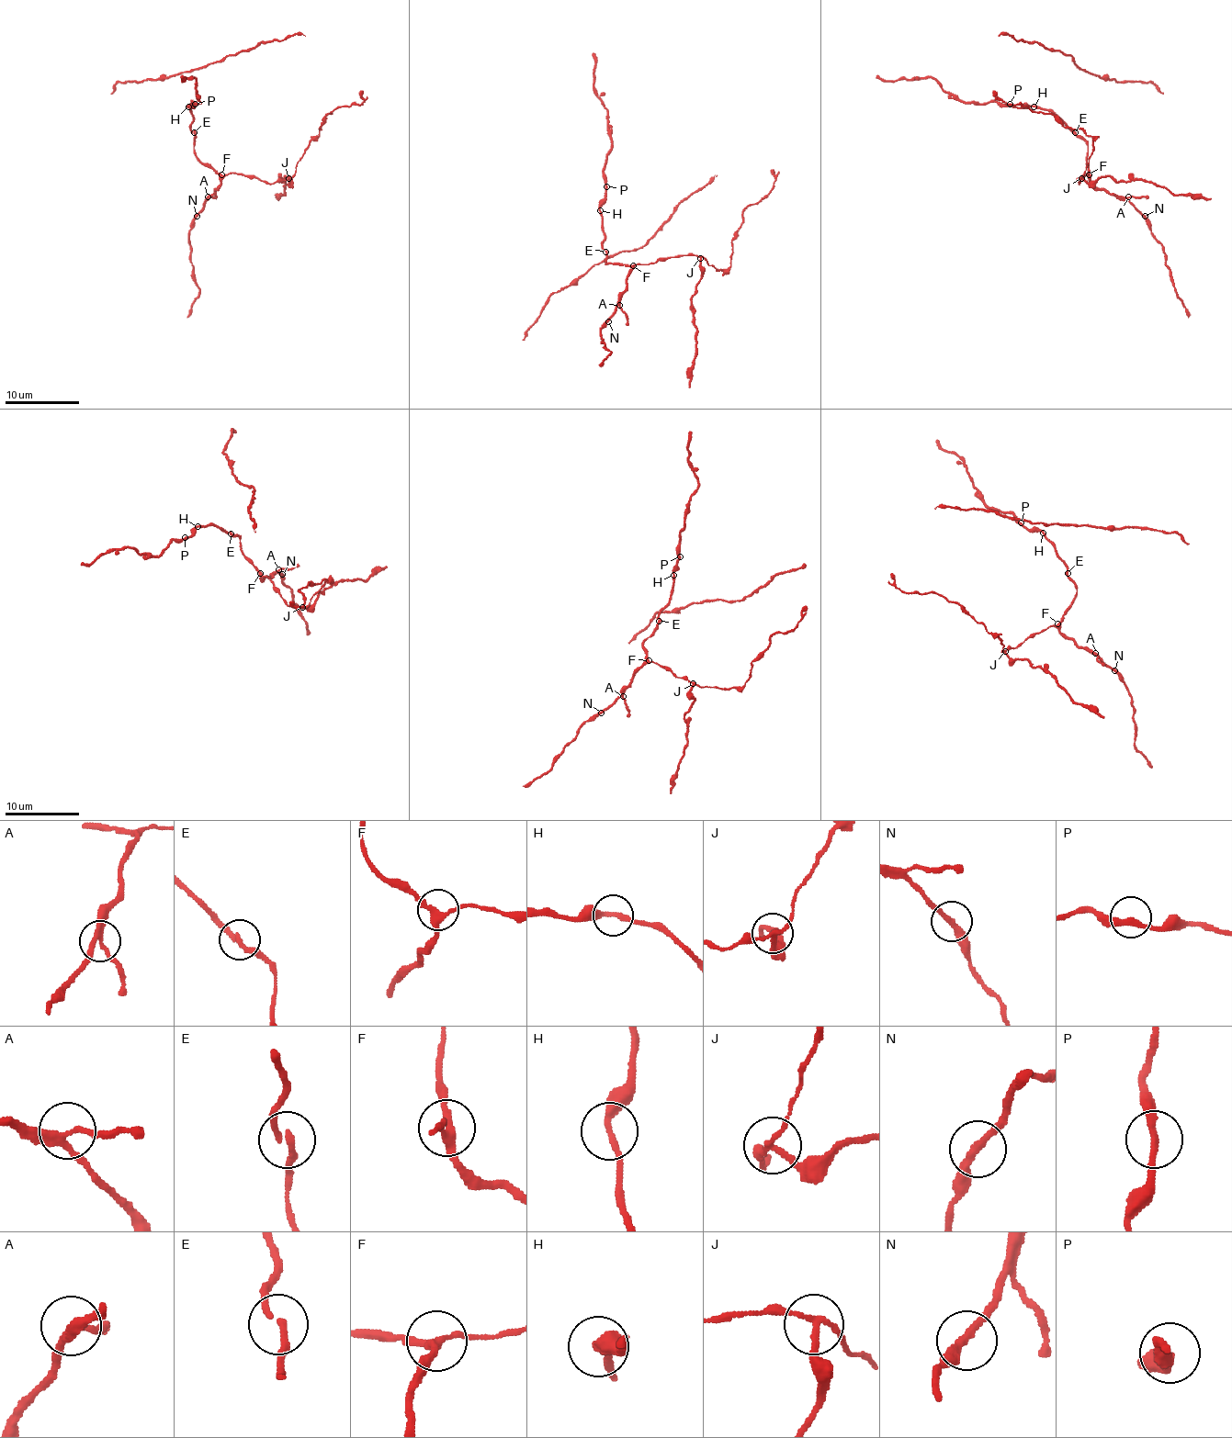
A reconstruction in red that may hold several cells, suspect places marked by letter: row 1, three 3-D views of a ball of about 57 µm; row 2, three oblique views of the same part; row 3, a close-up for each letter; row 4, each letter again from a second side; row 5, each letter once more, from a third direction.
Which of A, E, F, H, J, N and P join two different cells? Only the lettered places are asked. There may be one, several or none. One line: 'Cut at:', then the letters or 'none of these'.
Cut at: J

